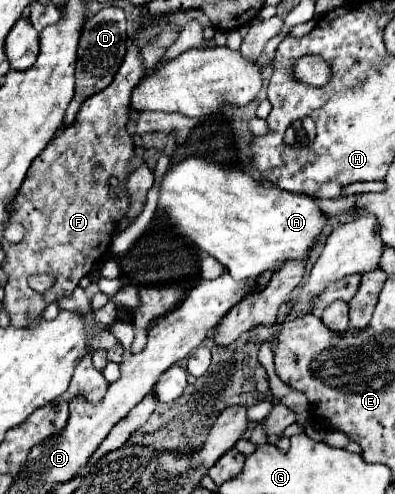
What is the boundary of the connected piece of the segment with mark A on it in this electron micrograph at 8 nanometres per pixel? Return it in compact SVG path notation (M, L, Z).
M202 156L170 162L160 180L156 218L166 218L170 228L174 228L184 240L196 244L202 252L214 256L230 270L232 278L240 282L258 278L266 270L278 270L292 258L306 258L324 228L324 214L310 196L282 190L270 182L256 182L232 164L214 164Z

